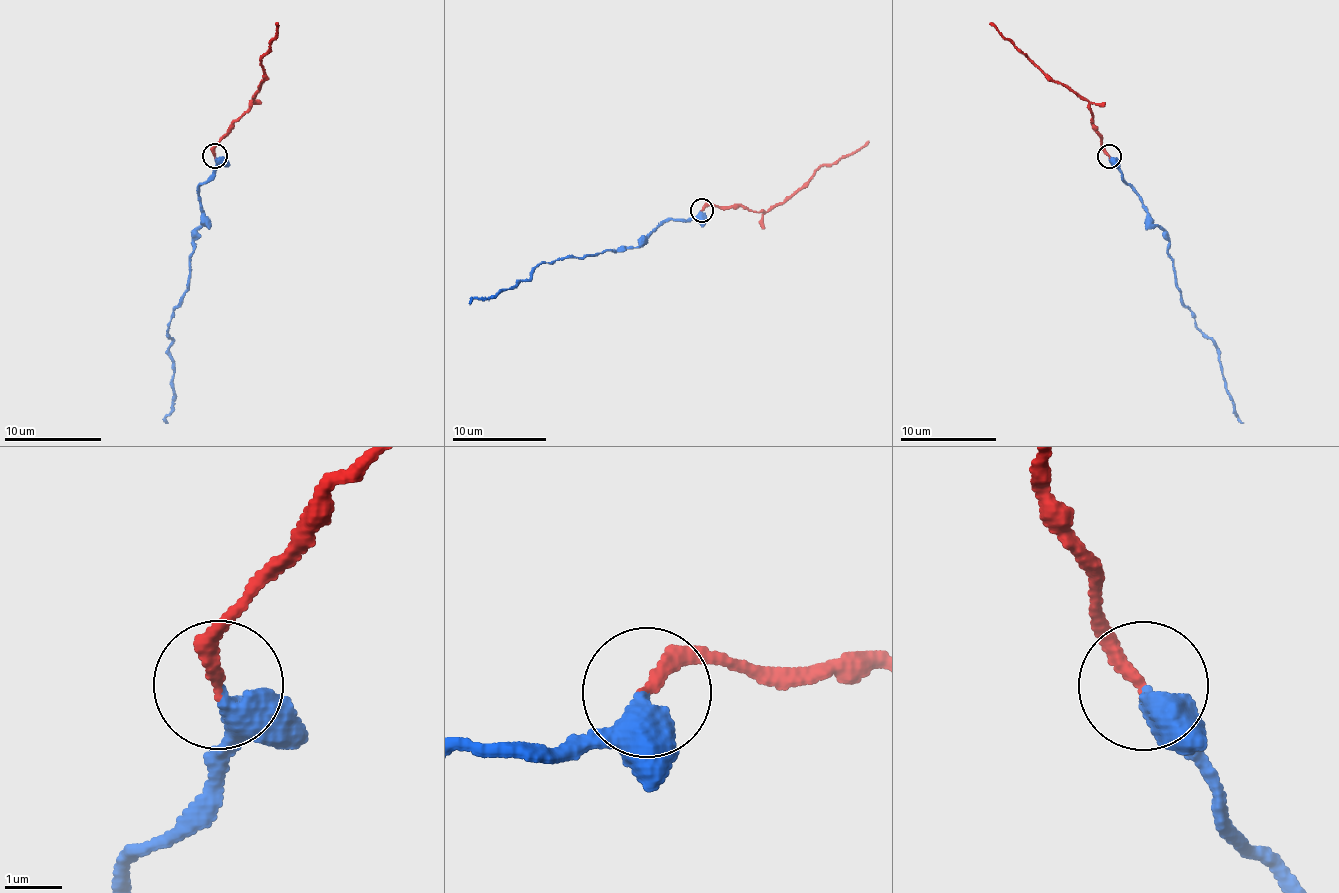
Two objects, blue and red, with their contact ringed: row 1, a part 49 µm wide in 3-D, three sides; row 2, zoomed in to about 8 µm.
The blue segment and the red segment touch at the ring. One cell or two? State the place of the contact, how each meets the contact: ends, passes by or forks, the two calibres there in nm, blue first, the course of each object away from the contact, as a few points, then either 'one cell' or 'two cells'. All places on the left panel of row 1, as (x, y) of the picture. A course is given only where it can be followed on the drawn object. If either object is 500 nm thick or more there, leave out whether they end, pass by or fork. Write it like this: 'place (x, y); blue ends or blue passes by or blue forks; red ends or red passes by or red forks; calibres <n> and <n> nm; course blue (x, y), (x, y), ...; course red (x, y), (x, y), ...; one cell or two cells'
place (214, 156); blue ends; red ends; calibres 440 and 220 nm; course blue (214, 156), (213, 173), (199, 189), (205, 218), (194, 242), (190, 285), (170, 321), (173, 393), (167, 422); course red (214, 156), (214, 147), (254, 99), (263, 76), (263, 62), (276, 22); one cell

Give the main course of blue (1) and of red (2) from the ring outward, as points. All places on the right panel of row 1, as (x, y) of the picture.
1: (1110, 157), (1168, 242), (1176, 286), (1194, 321), (1218, 350), (1226, 393), (1237, 417), (1244, 422)
2: (1110, 157), (1086, 100), (1032, 62), (1026, 53), (989, 22)

